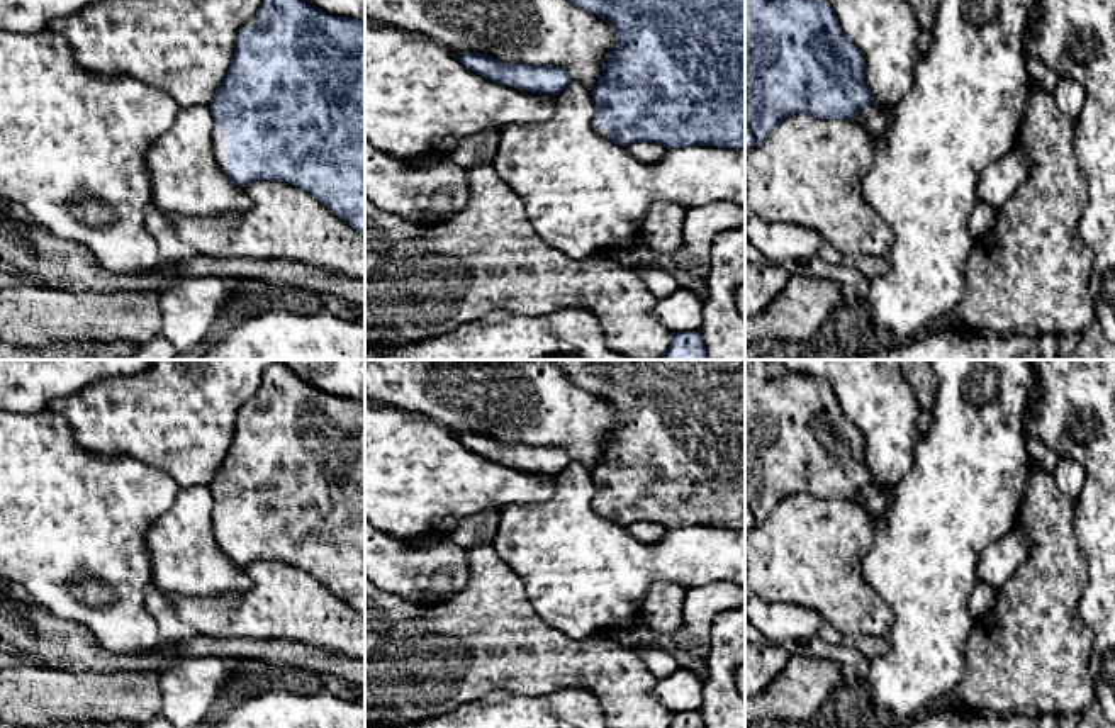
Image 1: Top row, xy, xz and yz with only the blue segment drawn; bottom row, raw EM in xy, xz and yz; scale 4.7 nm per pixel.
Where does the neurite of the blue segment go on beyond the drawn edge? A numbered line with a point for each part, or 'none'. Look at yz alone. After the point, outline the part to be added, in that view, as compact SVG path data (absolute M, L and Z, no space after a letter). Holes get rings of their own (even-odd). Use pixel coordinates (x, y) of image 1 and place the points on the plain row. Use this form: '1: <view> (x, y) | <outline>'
none

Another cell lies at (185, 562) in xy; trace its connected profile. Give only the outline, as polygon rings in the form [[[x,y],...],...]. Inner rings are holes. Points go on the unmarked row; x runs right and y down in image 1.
[[[210,485],[180,489],[173,506],[144,535],[151,584],[173,597],[210,597],[248,591],[251,580],[214,541]]]

